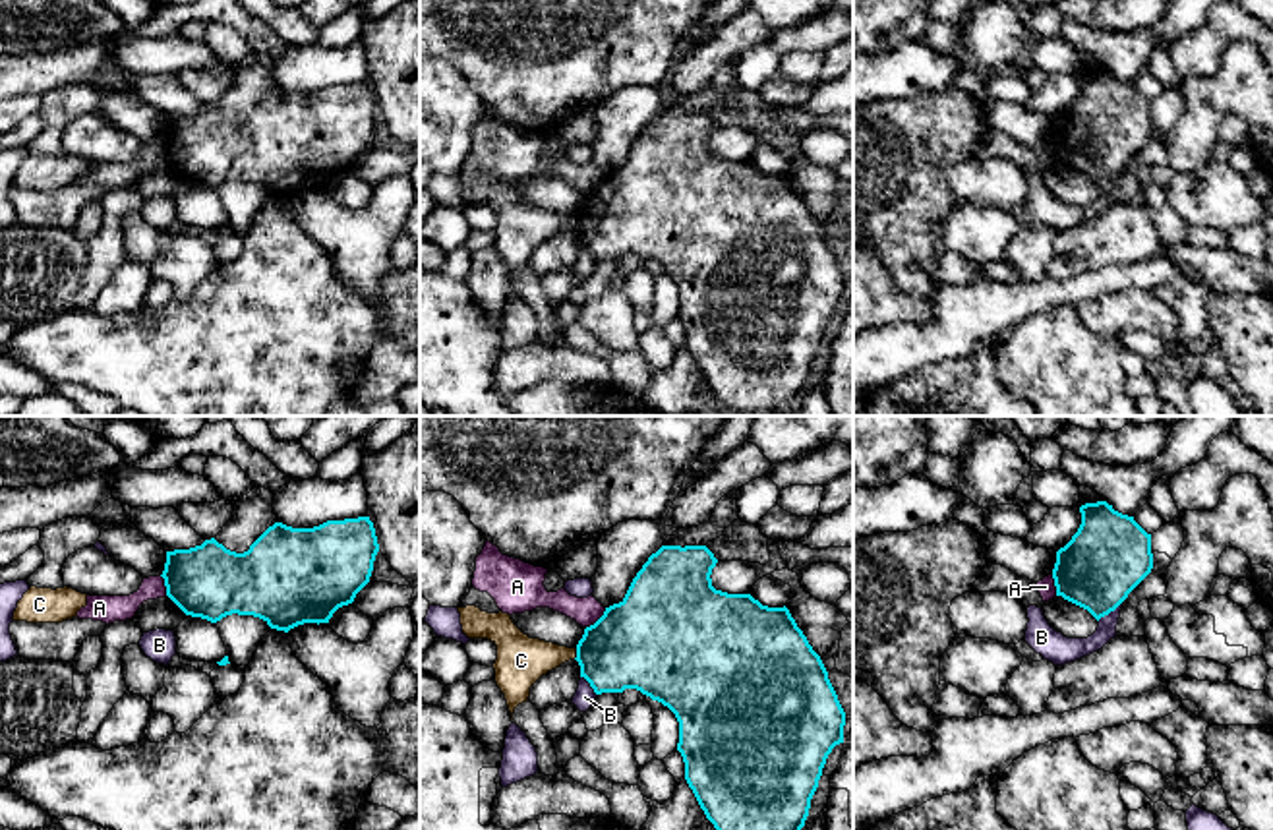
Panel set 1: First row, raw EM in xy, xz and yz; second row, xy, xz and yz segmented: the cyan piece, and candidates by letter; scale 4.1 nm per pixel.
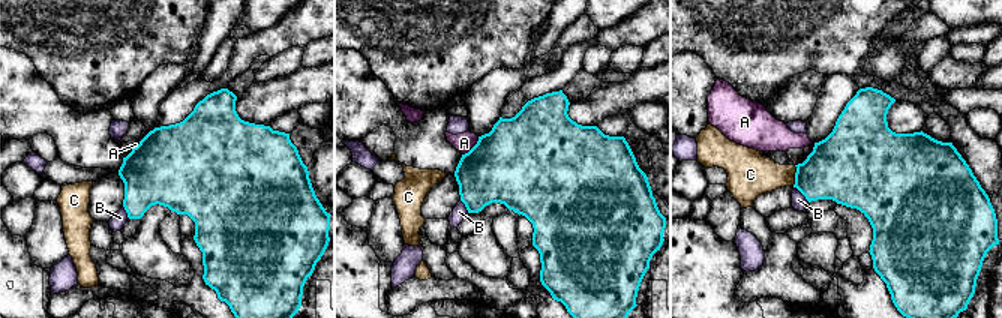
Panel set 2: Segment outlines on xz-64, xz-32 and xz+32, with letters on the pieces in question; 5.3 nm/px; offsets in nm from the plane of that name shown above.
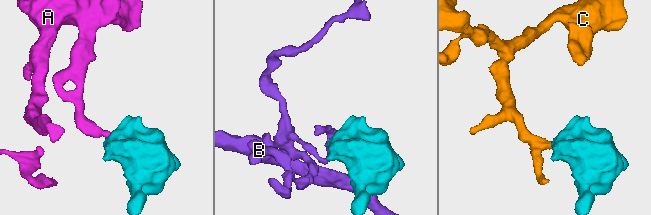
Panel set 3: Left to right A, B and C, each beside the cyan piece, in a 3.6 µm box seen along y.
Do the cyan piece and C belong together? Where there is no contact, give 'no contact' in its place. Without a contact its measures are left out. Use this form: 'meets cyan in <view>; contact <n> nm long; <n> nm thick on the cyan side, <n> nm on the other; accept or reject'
meets cyan in xz; contact 50 nm long; 360 nm thick on the cyan side, 200 nm on the other; reject

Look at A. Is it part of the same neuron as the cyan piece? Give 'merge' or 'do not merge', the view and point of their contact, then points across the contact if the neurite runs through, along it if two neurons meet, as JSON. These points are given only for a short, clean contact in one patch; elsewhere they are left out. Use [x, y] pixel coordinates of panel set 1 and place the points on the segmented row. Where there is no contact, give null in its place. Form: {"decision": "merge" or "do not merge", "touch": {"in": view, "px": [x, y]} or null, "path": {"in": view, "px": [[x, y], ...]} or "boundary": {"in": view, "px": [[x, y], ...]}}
{"decision": "do not merge", "touch": {"in": "xz", "px": [598, 620]}, "boundary": {"in": "xz", "px": [[606, 608], [587, 627]]}}

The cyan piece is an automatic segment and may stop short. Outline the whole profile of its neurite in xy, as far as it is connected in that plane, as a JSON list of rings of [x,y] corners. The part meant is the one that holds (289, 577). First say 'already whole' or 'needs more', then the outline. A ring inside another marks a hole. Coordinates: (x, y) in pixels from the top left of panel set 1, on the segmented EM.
already whole; [[[370,517],[327,520],[313,528],[292,528],[282,522],[269,526],[244,553],[226,549],[215,538],[190,549],[166,551],[163,571],[166,596],[192,617],[211,623],[226,615],[253,615],[271,629],[288,633],[304,623],[329,623],[333,613],[354,602],[356,594],[370,582],[373,561],[379,551],[377,536]]]

